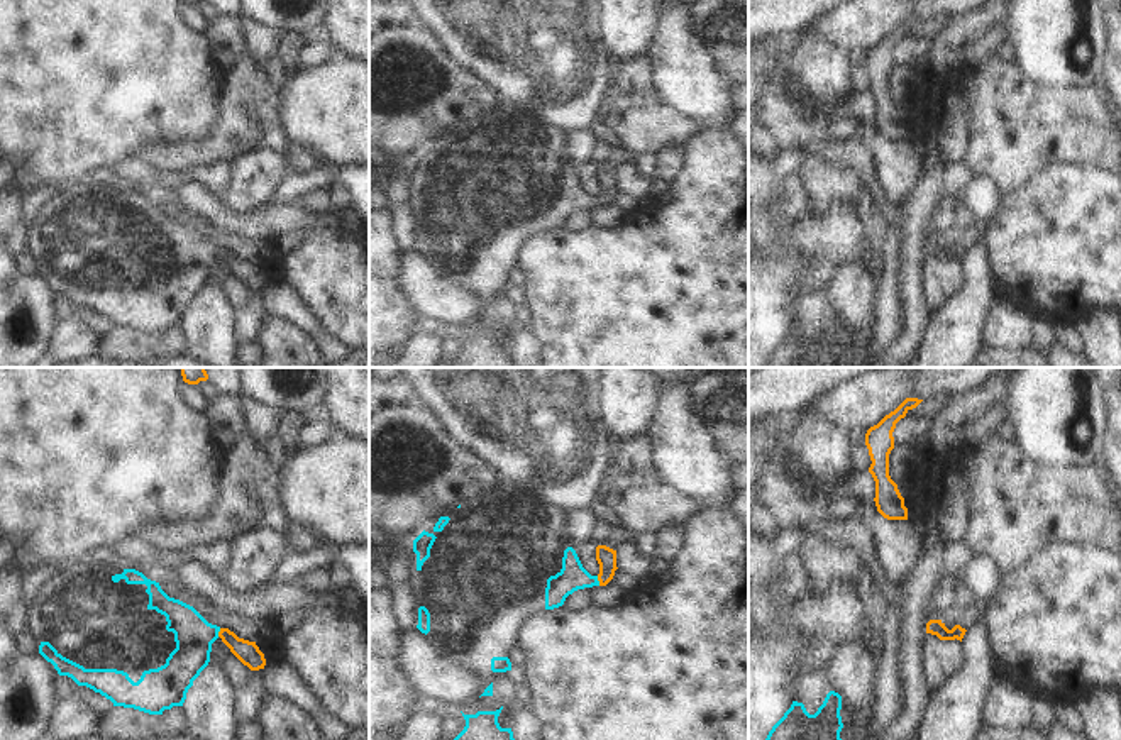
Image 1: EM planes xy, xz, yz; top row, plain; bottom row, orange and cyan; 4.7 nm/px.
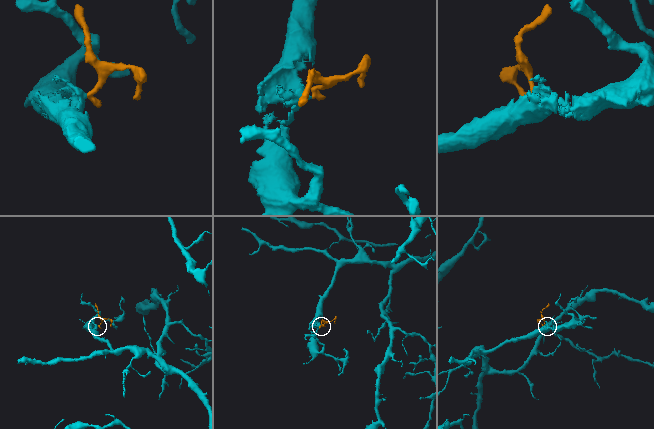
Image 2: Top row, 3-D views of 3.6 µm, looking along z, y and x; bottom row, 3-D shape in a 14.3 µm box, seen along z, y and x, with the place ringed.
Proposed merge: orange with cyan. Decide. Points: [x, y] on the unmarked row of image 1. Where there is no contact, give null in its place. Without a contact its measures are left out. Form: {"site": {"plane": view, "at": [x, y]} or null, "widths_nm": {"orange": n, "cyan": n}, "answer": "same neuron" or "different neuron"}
{"site": {"plane": "xz", "at": [598, 200]}, "widths_nm": {"orange": 100, "cyan": 140}, "answer": "same neuron"}

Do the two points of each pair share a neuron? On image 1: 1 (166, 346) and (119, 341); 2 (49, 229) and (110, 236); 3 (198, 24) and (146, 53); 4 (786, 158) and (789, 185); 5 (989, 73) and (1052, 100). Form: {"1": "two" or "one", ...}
{"1": "one", "2": "one", "3": "two", "4": "two", "5": "one"}

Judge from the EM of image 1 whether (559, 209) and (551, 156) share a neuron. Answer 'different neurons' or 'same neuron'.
same neuron

